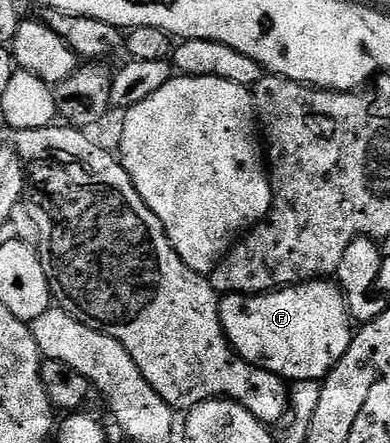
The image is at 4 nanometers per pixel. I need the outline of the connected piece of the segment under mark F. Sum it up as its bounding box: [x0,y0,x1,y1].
[218,280,352,382]

